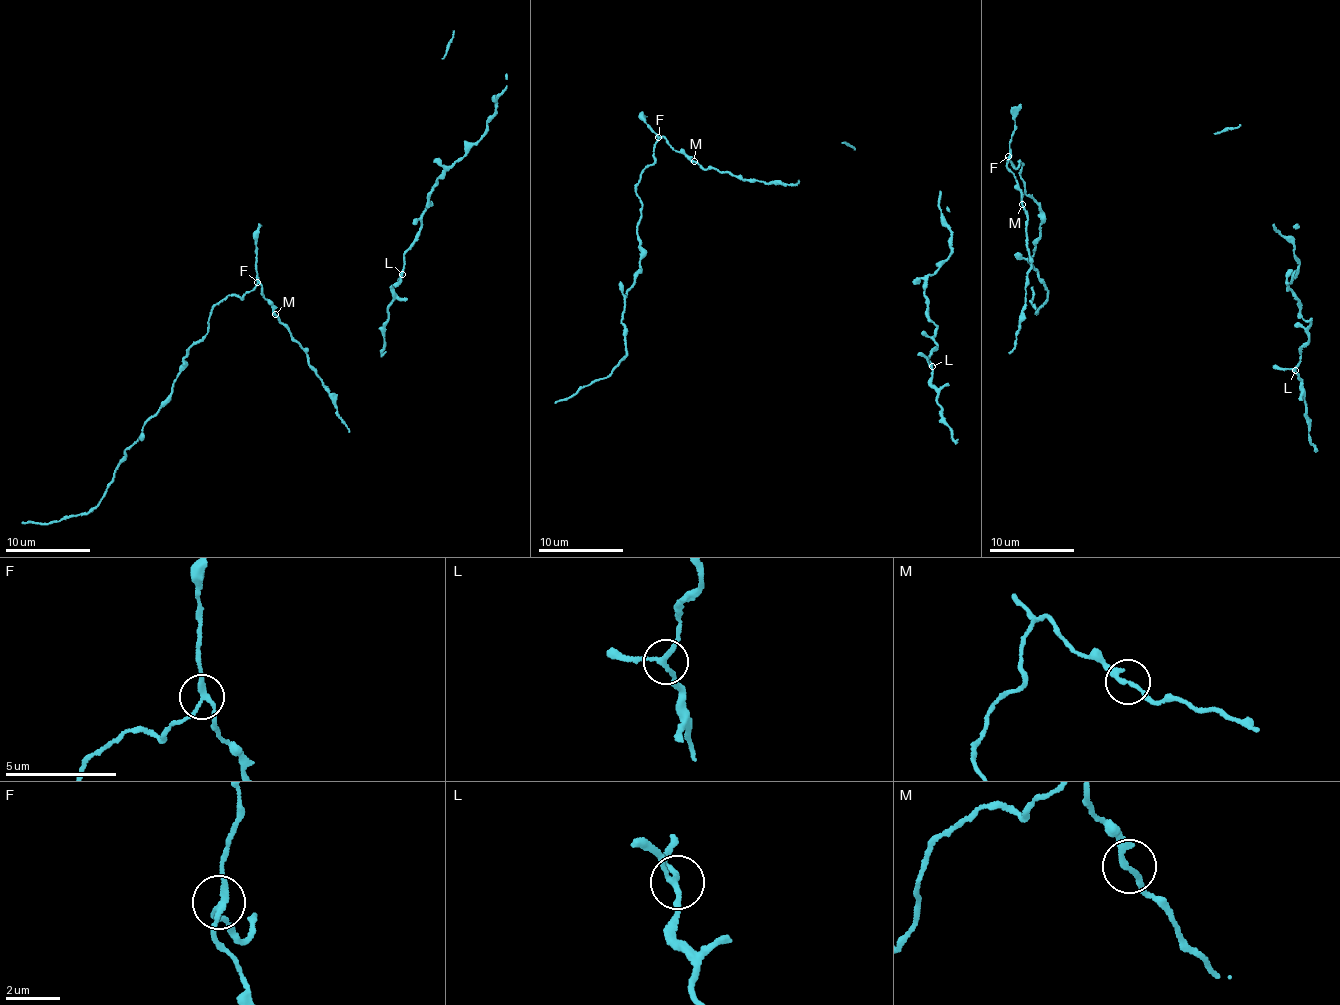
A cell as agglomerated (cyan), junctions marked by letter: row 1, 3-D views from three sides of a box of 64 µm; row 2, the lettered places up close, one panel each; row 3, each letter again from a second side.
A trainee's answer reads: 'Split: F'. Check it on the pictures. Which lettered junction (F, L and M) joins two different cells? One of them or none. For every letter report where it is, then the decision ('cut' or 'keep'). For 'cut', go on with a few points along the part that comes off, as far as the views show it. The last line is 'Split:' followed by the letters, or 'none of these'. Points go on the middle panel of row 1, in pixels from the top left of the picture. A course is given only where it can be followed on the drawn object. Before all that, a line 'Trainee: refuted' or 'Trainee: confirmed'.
Trainee: confirmed
F: place (658, 137); cut; course (659, 138), (655, 162), (636, 187), (643, 202), (642, 271), (624, 297), (625, 359), (554, 403)
L: place (932, 366); keep
M: place (694, 161); keep
Split: F

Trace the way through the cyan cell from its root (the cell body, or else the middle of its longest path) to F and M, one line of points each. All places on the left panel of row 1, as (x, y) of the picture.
F: (317, 374), (309, 364), (306, 350), (275, 314), (273, 303), (265, 298), (263, 287), (257, 282)
M: (317, 374), (309, 364), (306, 350), (275, 314)

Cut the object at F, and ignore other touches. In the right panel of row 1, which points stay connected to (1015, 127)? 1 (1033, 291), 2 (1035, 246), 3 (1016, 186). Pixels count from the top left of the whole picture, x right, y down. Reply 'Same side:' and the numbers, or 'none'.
Same side: 3

